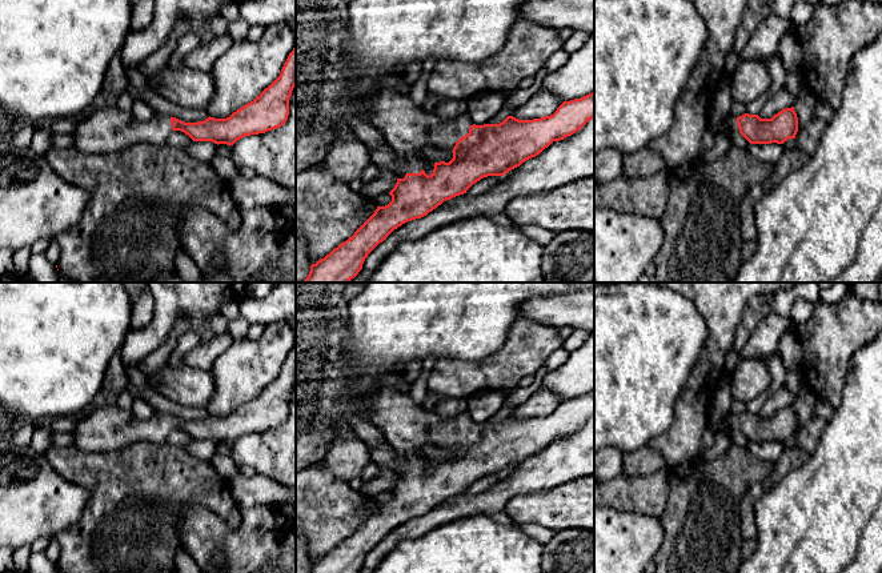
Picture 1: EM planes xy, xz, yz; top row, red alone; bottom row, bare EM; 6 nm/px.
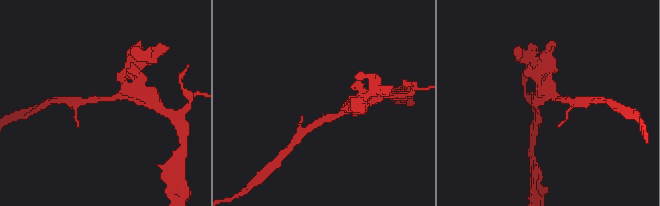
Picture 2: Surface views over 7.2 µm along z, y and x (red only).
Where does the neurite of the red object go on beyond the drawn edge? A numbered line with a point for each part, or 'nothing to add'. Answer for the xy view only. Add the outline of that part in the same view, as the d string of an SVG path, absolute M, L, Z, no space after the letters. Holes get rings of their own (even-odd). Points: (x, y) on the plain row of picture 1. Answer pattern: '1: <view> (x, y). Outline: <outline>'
1: xy (105, 427). Outline: M113 401L96 402L83 413L73 430L73 445L85 452L107 452L137 441L157 445L167 442L172 430L171 414L156 412L149 420L139 420Z

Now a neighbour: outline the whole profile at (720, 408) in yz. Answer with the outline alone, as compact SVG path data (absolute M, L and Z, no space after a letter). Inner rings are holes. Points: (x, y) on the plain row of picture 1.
M722 377L707 408L709 428L711 428L715 434L726 429L727 418L731 413L731 402L733 397L730 393L729 378Z

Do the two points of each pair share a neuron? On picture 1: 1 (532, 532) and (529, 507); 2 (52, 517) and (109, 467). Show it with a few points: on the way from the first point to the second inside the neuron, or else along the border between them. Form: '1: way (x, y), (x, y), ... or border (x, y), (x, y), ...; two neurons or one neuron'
1: border (520, 524), (540, 524), (554, 532); two neurons
2: border (57, 473), (81, 485), (89, 493), (79, 520); two neurons

